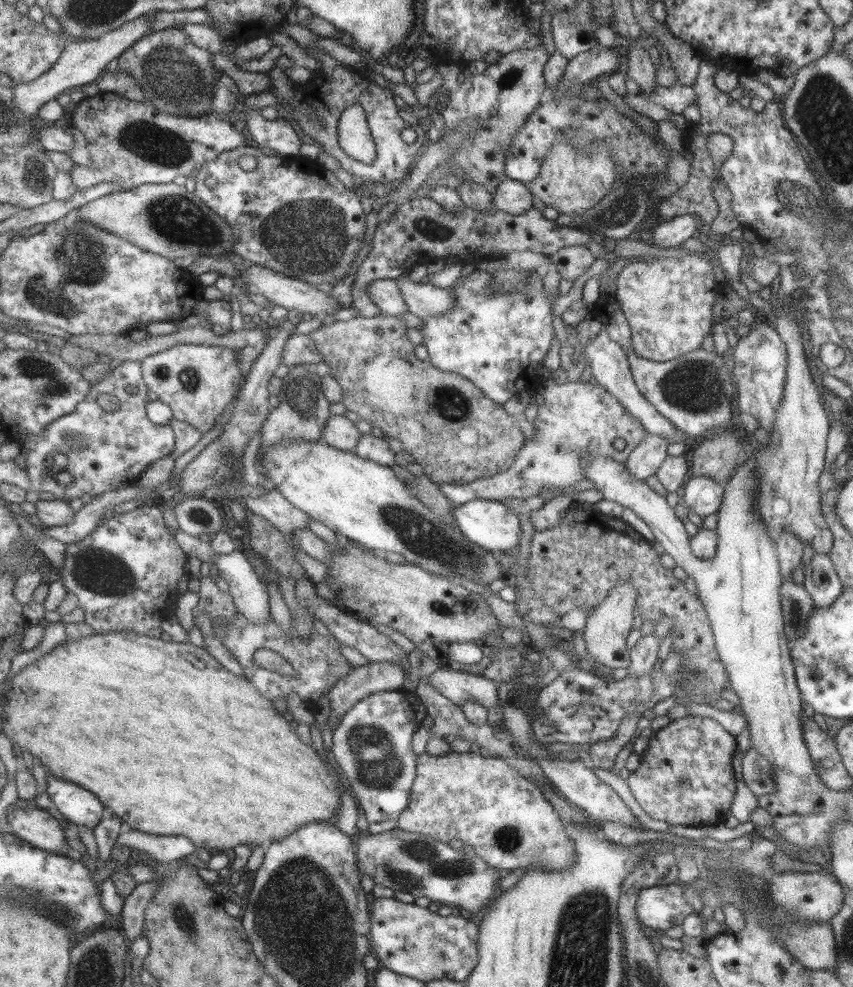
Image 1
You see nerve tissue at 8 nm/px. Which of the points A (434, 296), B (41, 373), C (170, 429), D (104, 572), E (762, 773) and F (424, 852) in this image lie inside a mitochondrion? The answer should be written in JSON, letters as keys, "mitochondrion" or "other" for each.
{"A":"other","B":"mitochondrion","C":"other","D":"mitochondrion","E":"mitochondrion","F":"mitochondrion"}

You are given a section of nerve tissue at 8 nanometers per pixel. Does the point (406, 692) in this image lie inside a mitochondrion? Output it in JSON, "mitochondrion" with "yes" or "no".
{"mitochondrion":"no"}

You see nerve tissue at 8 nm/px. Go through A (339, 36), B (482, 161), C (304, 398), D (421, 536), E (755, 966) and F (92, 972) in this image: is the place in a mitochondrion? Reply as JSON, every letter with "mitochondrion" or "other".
{"A":"other","B":"mitochondrion","C":"mitochondrion","D":"mitochondrion","E":"other","F":"mitochondrion"}

